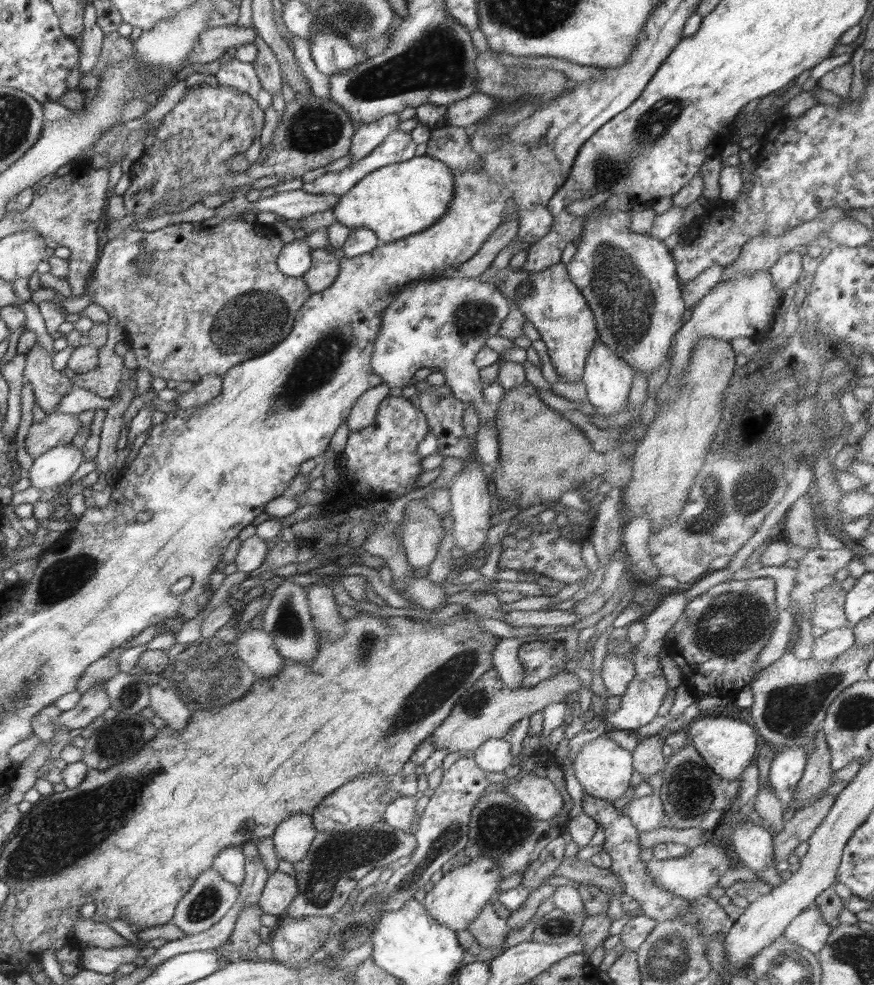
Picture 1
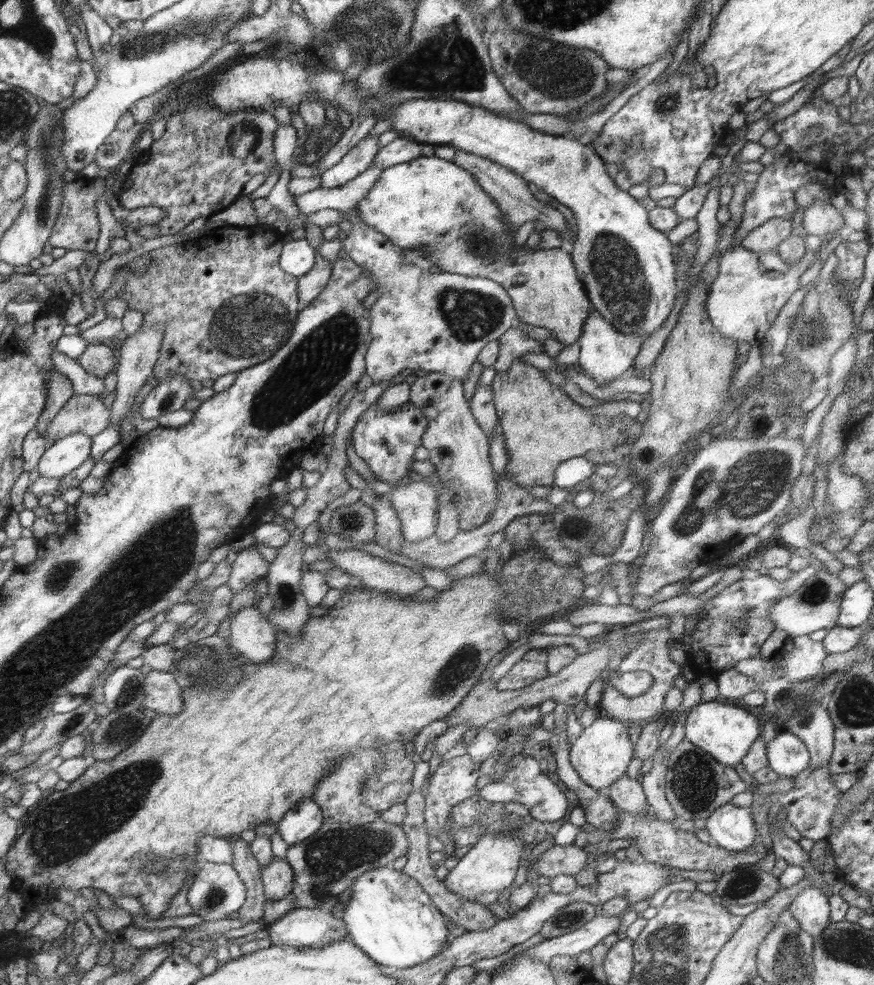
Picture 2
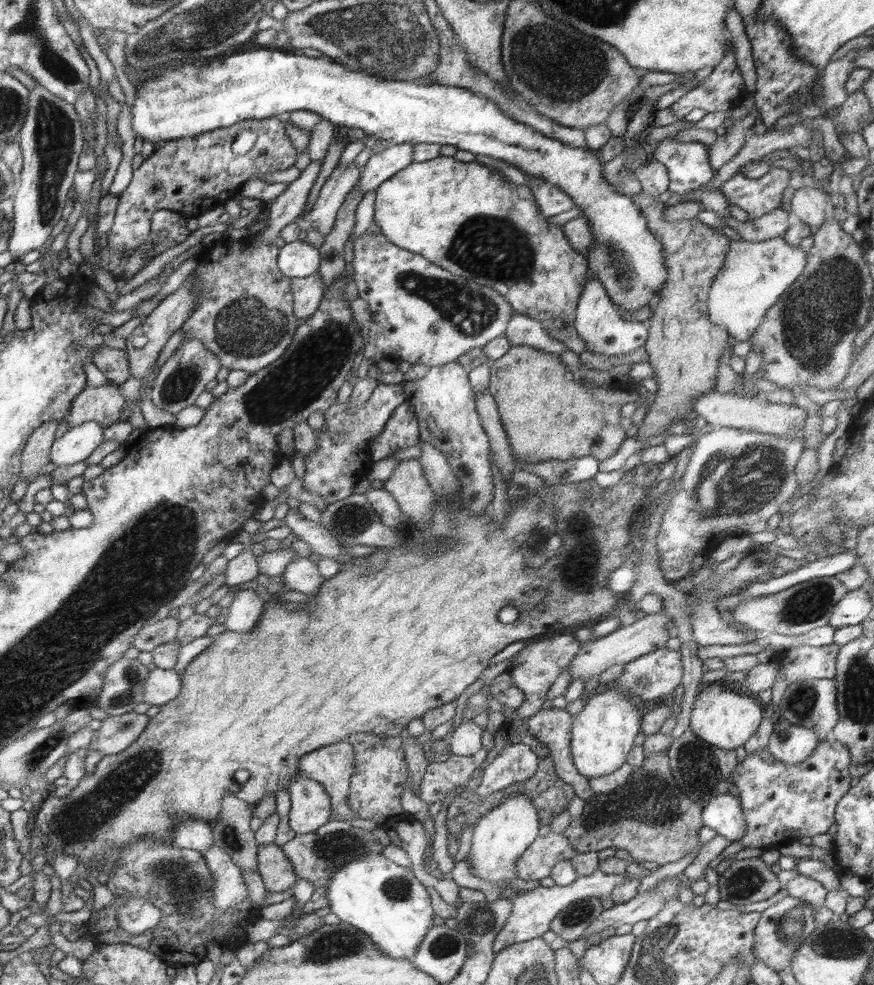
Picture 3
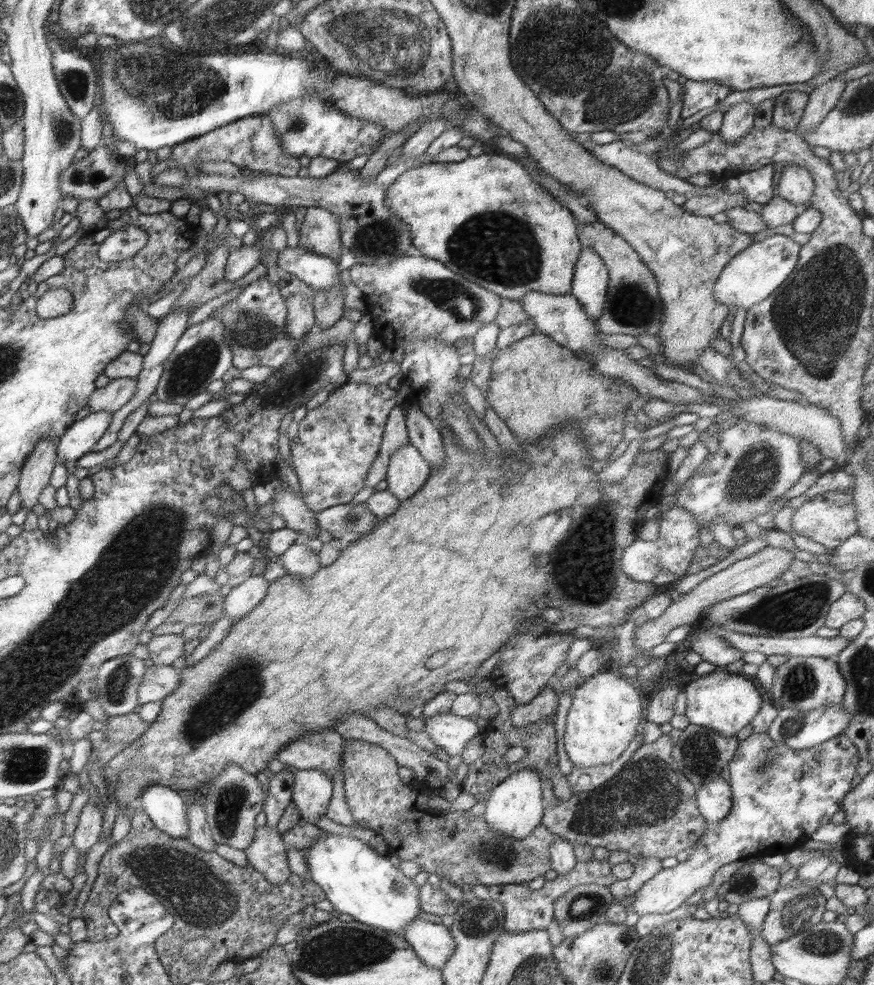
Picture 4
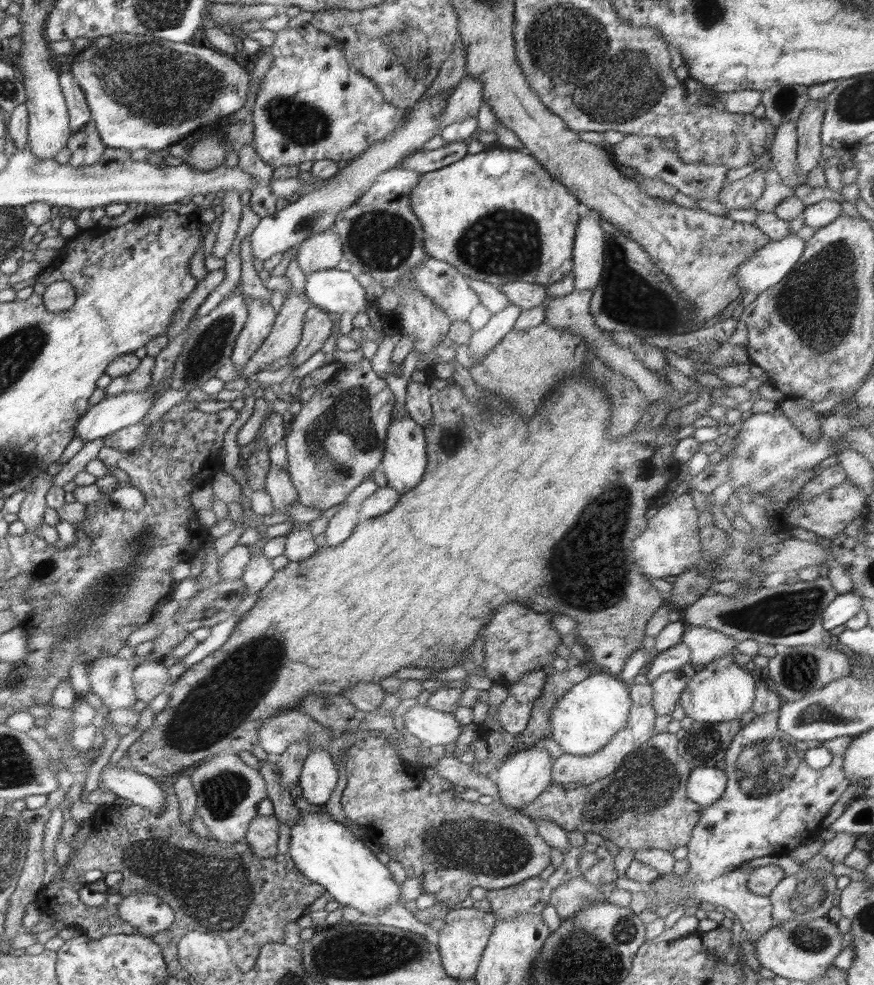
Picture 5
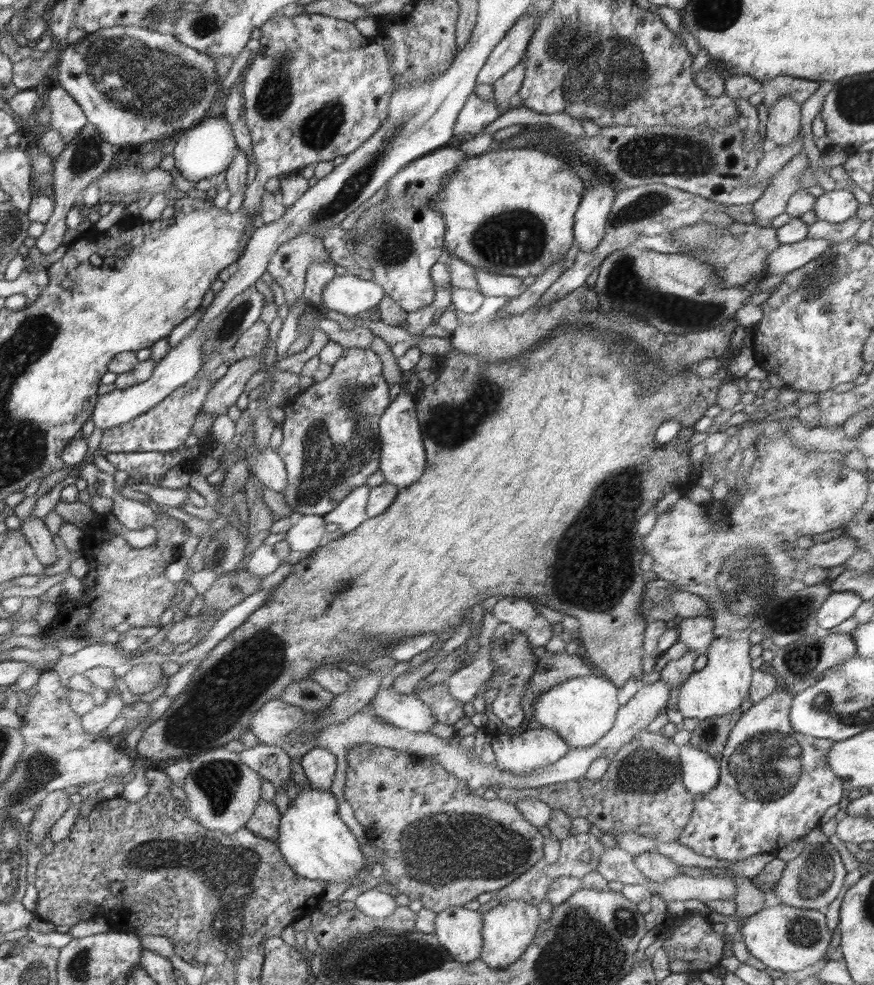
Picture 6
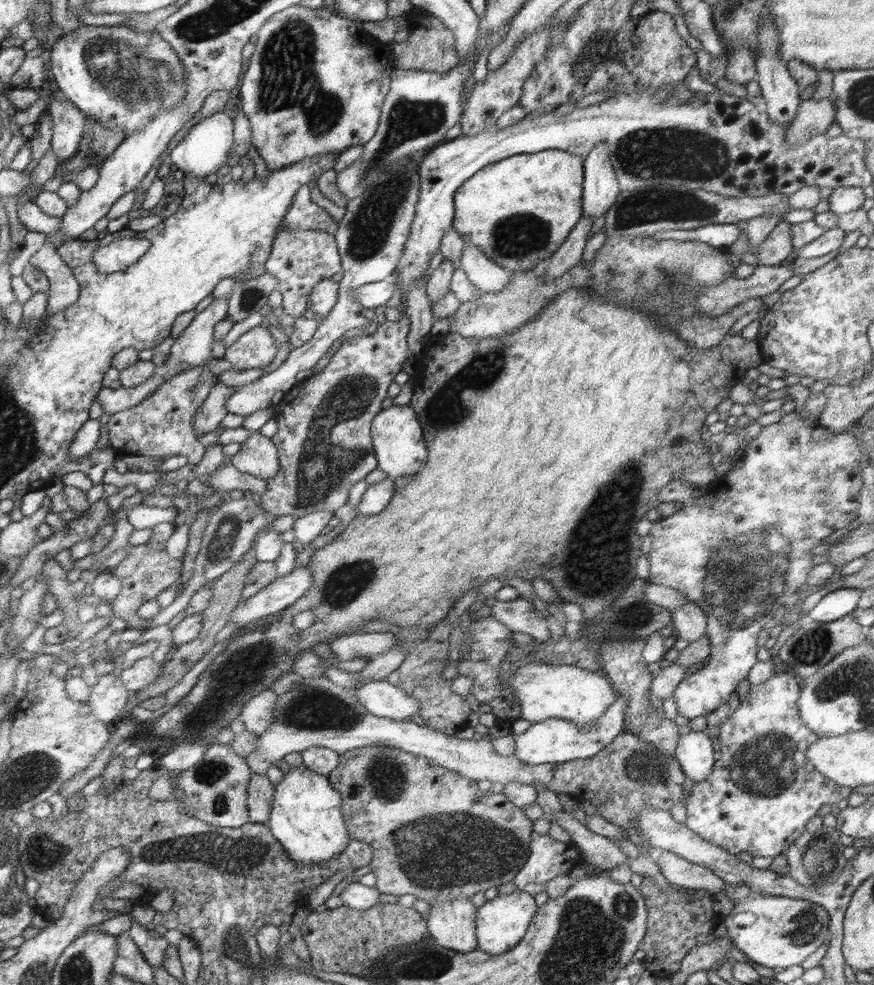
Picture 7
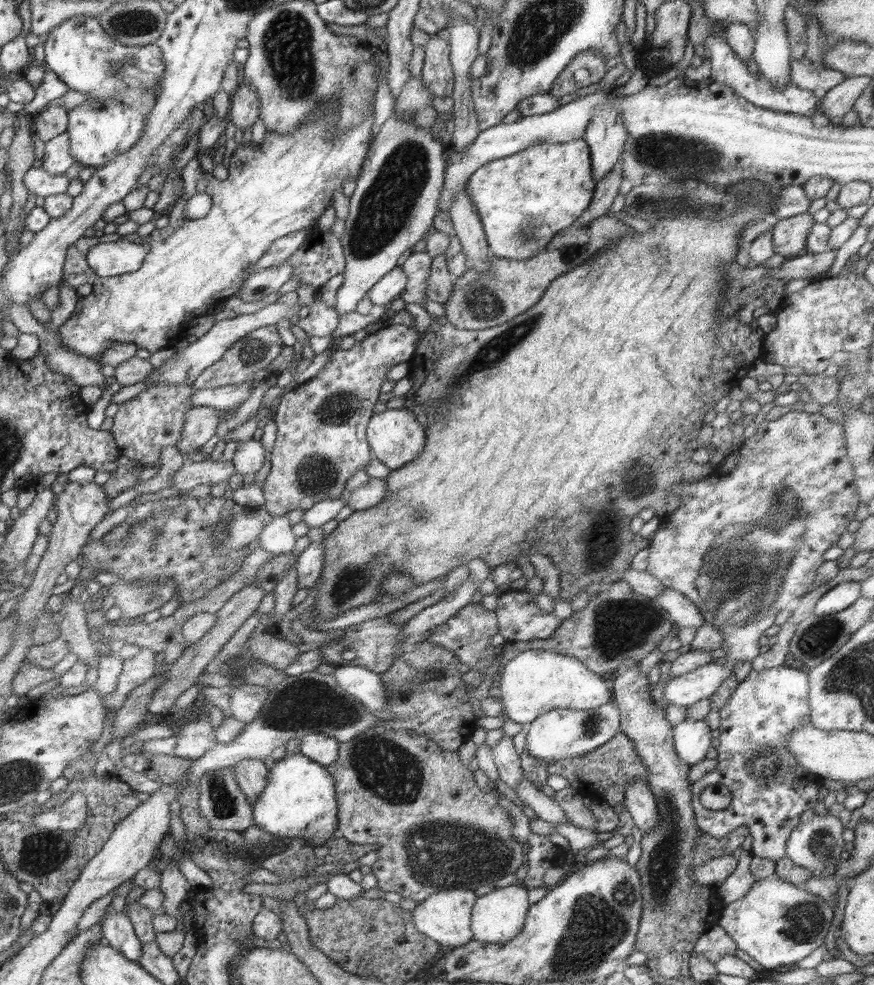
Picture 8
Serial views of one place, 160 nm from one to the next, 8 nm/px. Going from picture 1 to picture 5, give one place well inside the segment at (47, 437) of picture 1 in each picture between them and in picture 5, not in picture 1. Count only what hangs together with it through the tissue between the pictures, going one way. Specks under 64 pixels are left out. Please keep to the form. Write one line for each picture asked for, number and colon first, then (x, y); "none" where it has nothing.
2: (86, 414)
3: (103, 405)
4: (117, 393)
5: (137, 381)

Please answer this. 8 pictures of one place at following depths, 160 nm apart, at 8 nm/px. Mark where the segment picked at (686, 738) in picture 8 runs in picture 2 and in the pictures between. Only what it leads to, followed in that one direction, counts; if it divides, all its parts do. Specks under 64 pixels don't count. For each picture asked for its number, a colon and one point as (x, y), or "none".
2: (731, 827)
3: (723, 813)
4: (714, 798)
5: (706, 784)
6: (700, 772)
7: (694, 752)

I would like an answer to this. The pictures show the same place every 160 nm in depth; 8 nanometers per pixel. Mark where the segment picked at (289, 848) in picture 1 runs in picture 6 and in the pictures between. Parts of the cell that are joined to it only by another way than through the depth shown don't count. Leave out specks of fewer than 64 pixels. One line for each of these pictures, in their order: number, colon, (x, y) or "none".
2: (306, 818)
3: (310, 809)
4: (312, 790)
5: (318, 777)
6: (319, 765)

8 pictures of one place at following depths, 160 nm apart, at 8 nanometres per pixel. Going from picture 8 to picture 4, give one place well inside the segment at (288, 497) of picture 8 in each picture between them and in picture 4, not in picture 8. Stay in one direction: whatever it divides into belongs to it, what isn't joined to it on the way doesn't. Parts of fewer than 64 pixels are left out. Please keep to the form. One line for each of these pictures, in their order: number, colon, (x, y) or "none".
4: (337, 443)
5: (337, 441)
6: (330, 447)
7: (323, 441)

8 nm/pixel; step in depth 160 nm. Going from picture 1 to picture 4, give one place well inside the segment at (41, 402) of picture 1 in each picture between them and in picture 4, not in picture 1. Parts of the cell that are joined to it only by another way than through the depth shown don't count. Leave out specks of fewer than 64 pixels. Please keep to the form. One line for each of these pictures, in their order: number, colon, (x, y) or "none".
2: (61, 389)
3: (37, 451)
4: (36, 473)

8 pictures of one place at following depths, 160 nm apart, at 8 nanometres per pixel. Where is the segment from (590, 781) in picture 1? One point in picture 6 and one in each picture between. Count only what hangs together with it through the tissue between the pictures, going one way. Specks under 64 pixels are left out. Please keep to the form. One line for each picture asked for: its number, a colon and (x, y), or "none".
2: (601, 754)
3: (602, 734)
4: (603, 719)
5: (585, 719)
6: (582, 709)

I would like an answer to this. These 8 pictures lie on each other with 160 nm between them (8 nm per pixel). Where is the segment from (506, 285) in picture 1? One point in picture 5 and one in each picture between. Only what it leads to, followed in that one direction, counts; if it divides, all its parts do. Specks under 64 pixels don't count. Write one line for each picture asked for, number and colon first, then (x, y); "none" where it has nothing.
2: (431, 204)
3: (466, 217)
4: (485, 218)
5: (464, 208)

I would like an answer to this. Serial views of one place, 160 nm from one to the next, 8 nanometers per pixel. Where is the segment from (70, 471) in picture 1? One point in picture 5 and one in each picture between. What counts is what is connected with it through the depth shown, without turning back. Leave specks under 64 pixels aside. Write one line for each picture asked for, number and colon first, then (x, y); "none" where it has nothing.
2: (65, 455)
3: (77, 445)
4: (80, 439)
5: (114, 413)

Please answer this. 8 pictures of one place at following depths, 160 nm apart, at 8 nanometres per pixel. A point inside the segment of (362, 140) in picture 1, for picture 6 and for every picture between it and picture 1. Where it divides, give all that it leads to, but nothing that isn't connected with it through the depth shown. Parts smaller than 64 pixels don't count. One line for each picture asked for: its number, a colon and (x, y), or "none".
2: (360, 158)
3: (344, 178)
4: (320, 232)
5: (320, 251)
6: (318, 274)

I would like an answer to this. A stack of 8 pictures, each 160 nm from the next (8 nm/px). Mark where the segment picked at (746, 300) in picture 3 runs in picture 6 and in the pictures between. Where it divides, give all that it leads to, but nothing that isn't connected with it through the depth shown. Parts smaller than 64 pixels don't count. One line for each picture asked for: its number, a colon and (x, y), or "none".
4: (750, 277)
5: (766, 267)
6: (787, 257)

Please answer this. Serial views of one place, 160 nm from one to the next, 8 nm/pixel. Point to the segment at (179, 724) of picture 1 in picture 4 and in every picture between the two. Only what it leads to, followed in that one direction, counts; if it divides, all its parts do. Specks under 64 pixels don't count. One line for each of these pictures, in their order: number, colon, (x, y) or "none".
2: (163, 695)
3: (161, 686)
4: (158, 682)

